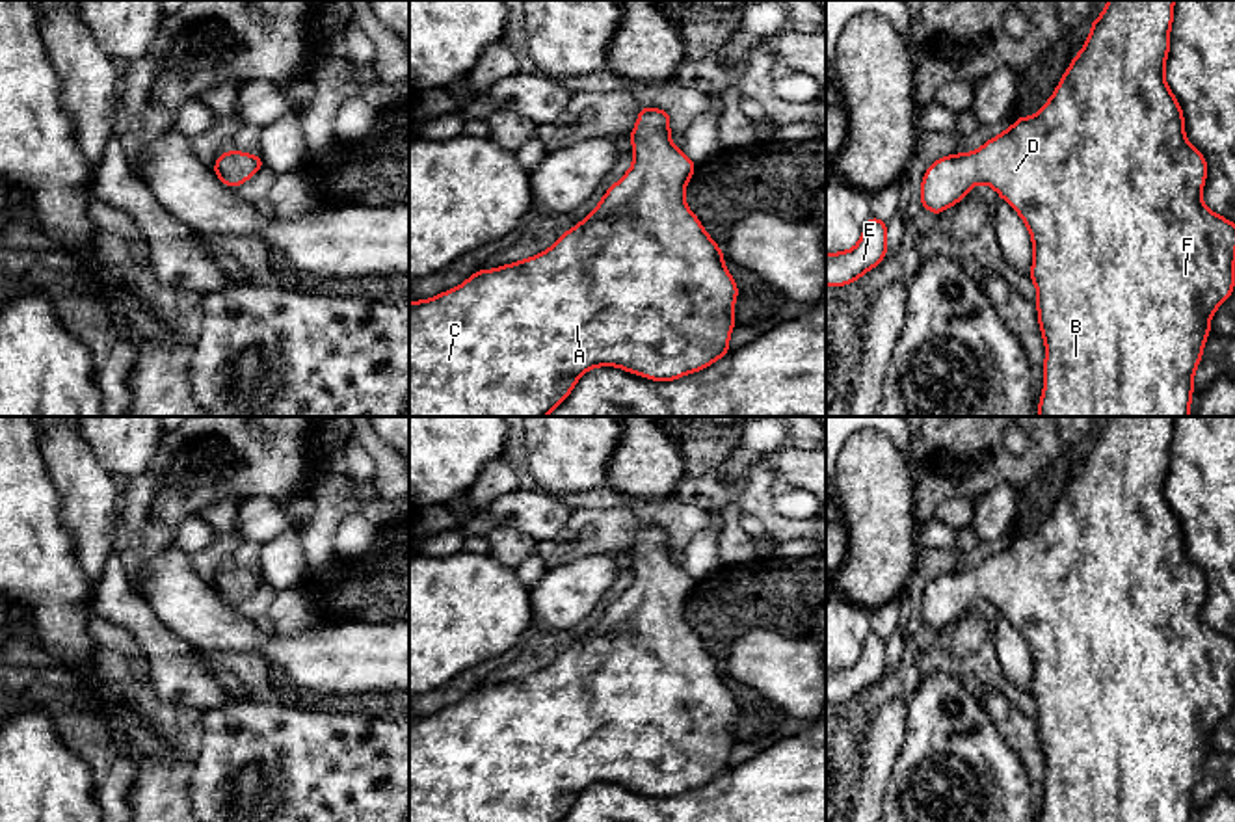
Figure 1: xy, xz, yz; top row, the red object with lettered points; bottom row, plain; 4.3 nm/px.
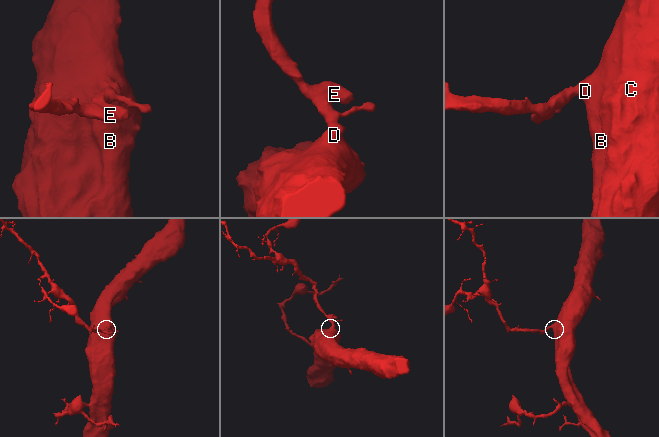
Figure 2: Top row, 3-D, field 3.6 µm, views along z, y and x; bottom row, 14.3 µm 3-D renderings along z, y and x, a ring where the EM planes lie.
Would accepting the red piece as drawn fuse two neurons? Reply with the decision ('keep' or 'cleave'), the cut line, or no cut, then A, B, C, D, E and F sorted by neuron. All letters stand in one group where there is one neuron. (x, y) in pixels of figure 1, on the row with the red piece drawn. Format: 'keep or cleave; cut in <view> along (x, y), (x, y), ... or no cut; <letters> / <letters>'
keep; no cut; A B C D E F

